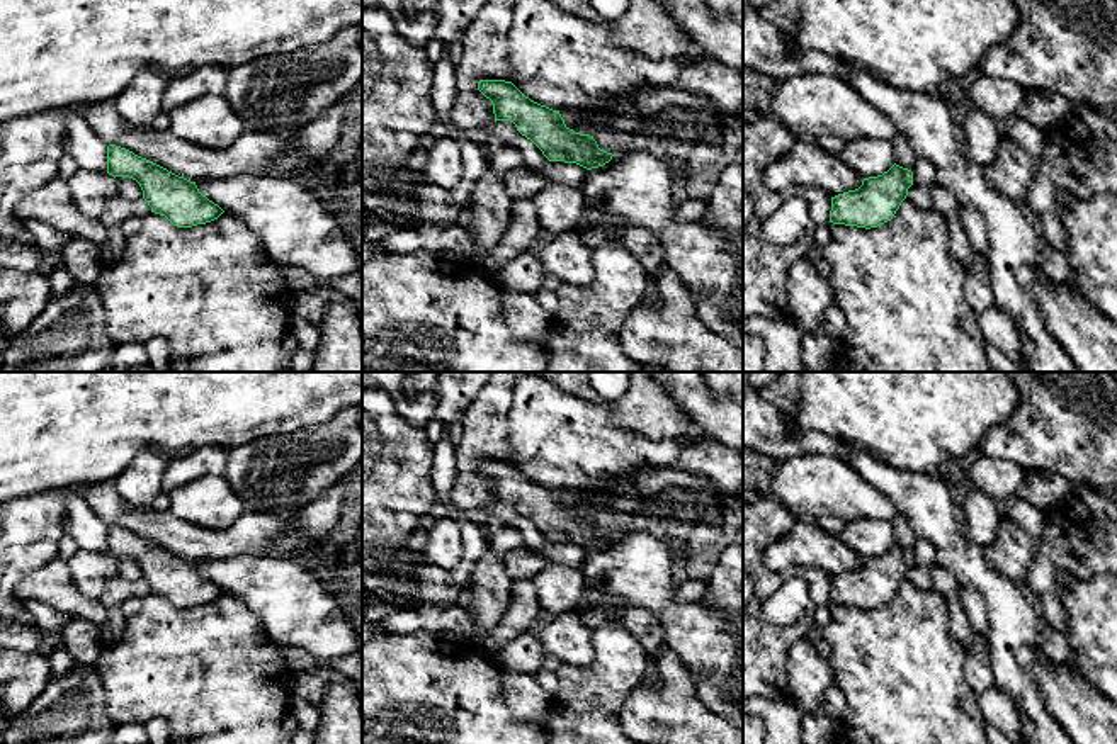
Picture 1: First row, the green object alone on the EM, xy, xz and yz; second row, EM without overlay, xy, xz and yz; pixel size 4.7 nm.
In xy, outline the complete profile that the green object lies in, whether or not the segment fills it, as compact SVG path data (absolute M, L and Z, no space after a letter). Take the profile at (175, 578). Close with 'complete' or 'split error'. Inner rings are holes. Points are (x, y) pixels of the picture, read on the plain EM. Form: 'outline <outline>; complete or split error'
outline M116 525L107 527L107 554L136 561L151 593L165 596L177 608L206 605L224 593L199 572L196 562Z; complete

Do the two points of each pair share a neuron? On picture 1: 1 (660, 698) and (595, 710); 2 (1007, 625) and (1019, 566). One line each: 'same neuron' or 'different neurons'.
1: different neurons
2: different neurons

